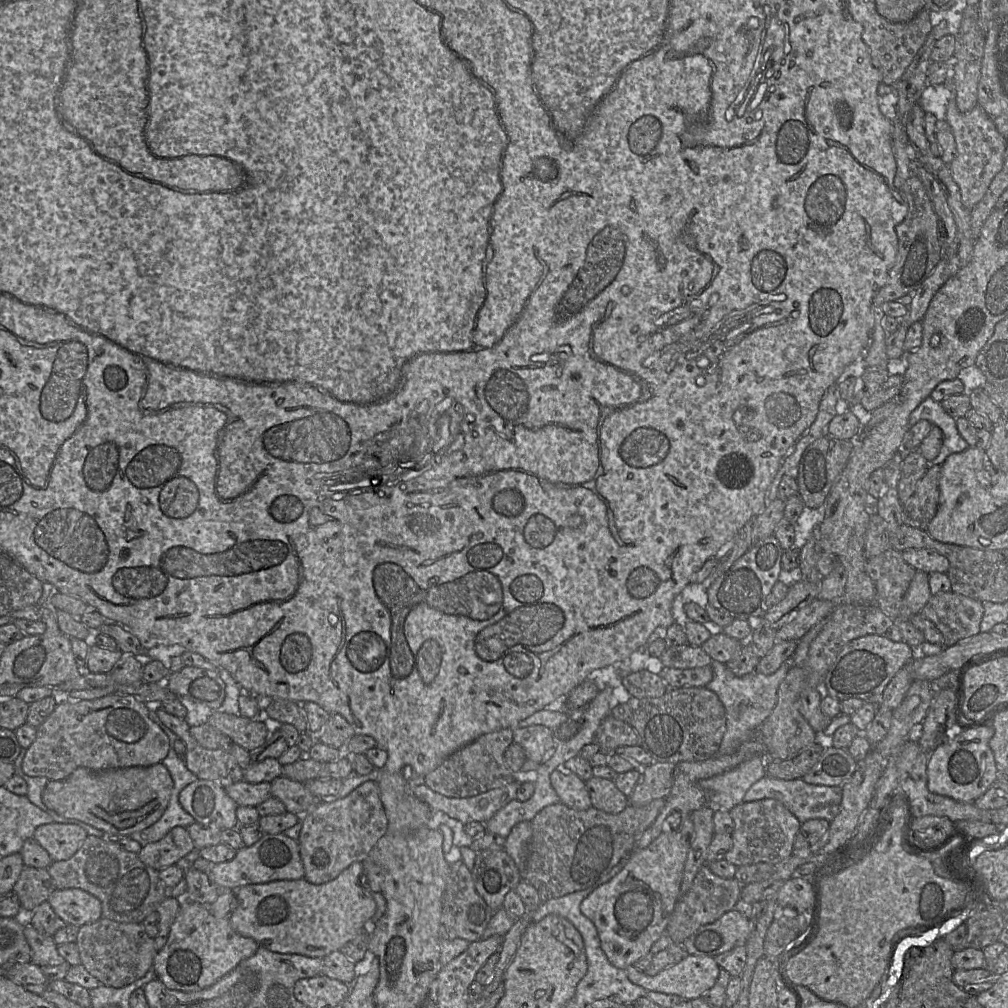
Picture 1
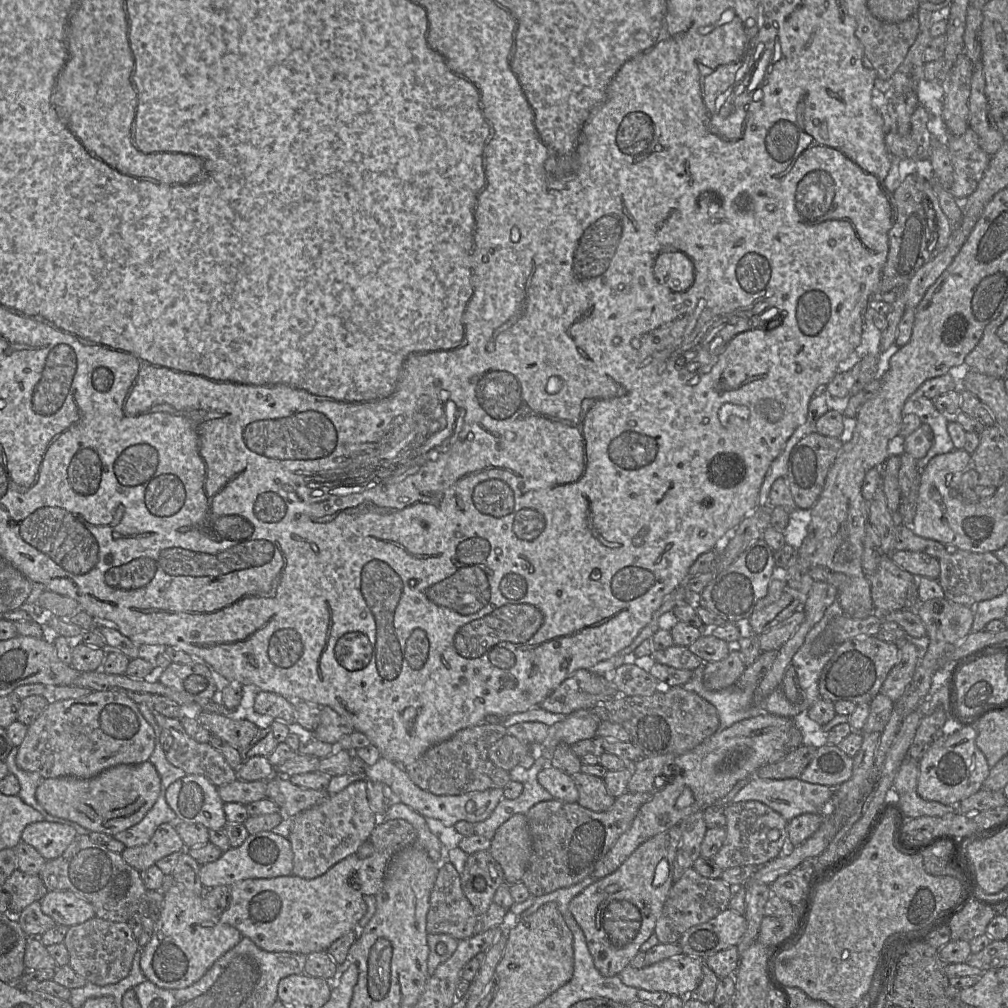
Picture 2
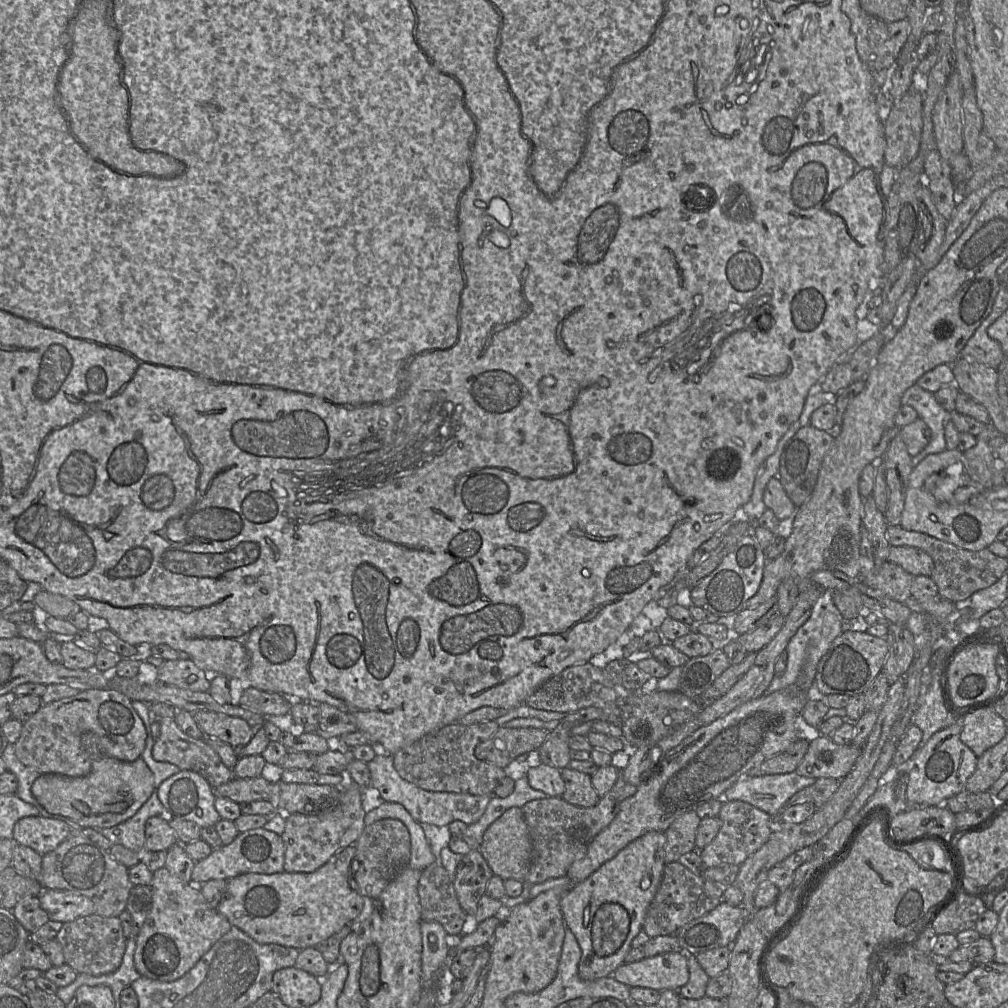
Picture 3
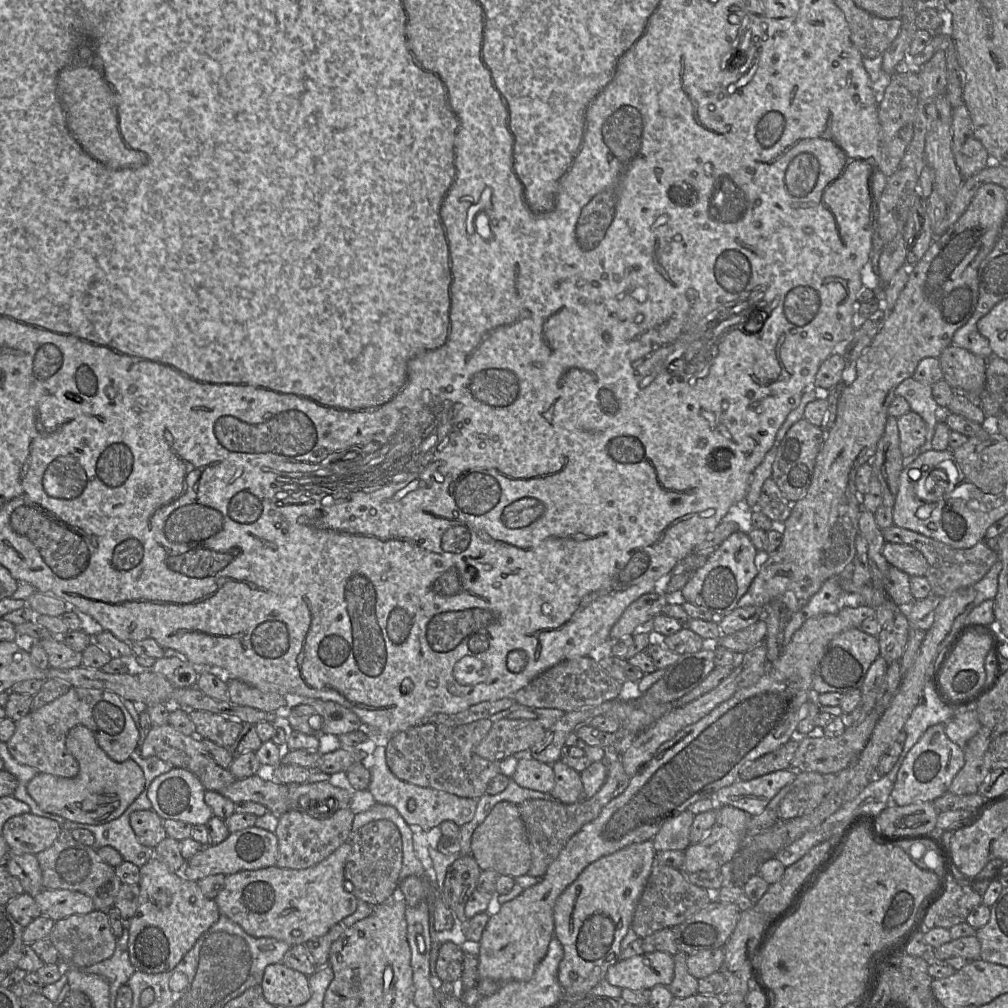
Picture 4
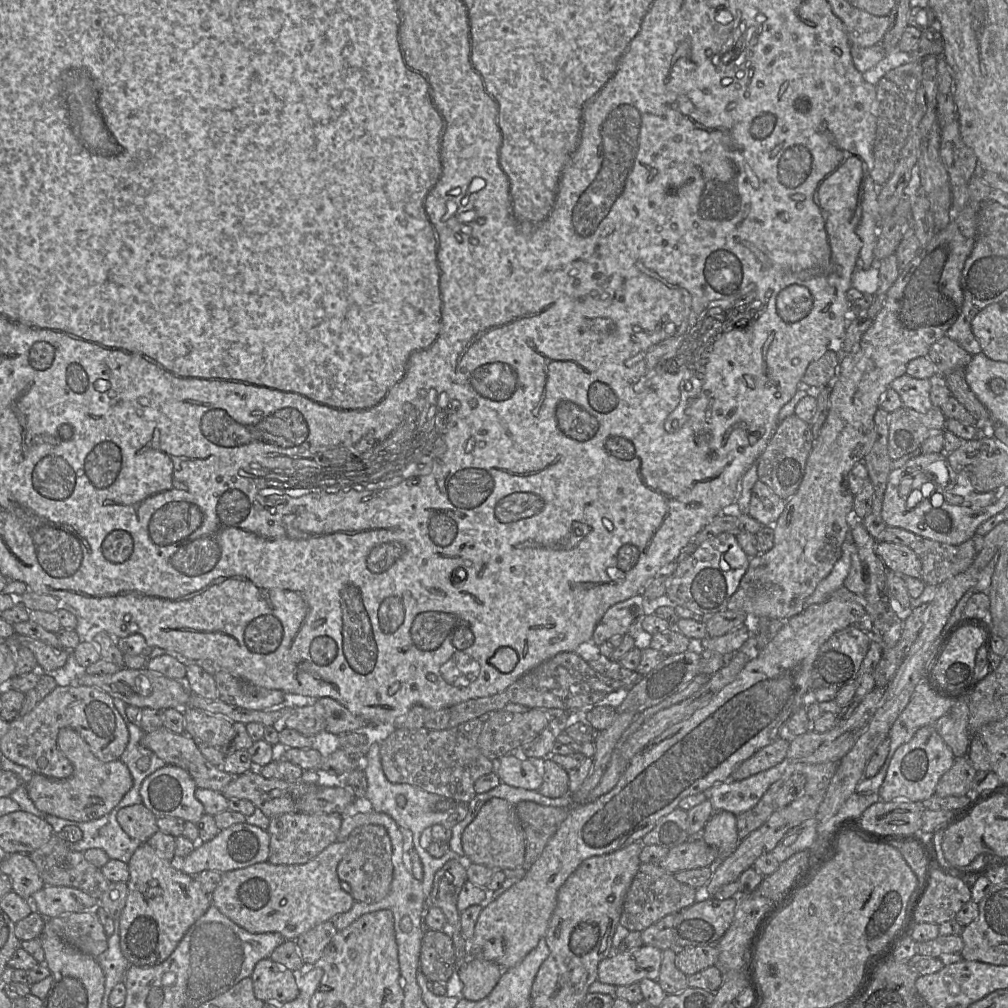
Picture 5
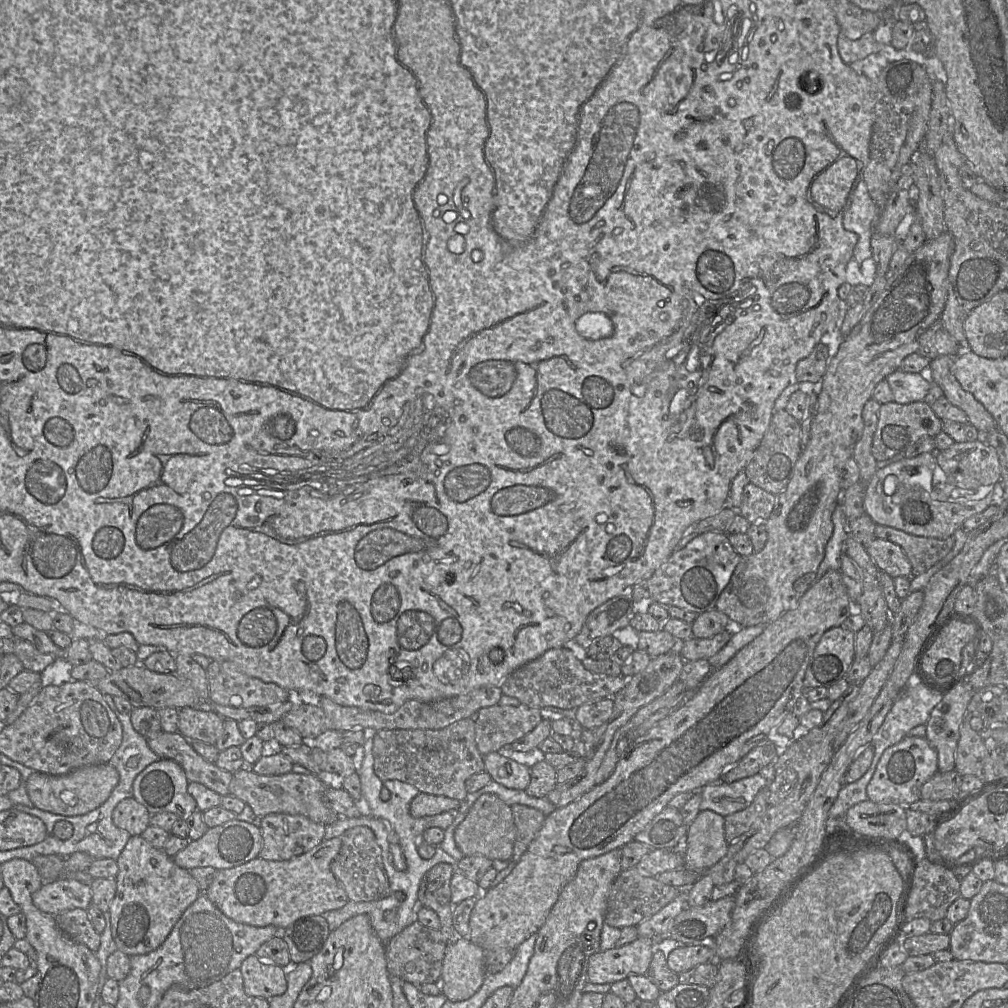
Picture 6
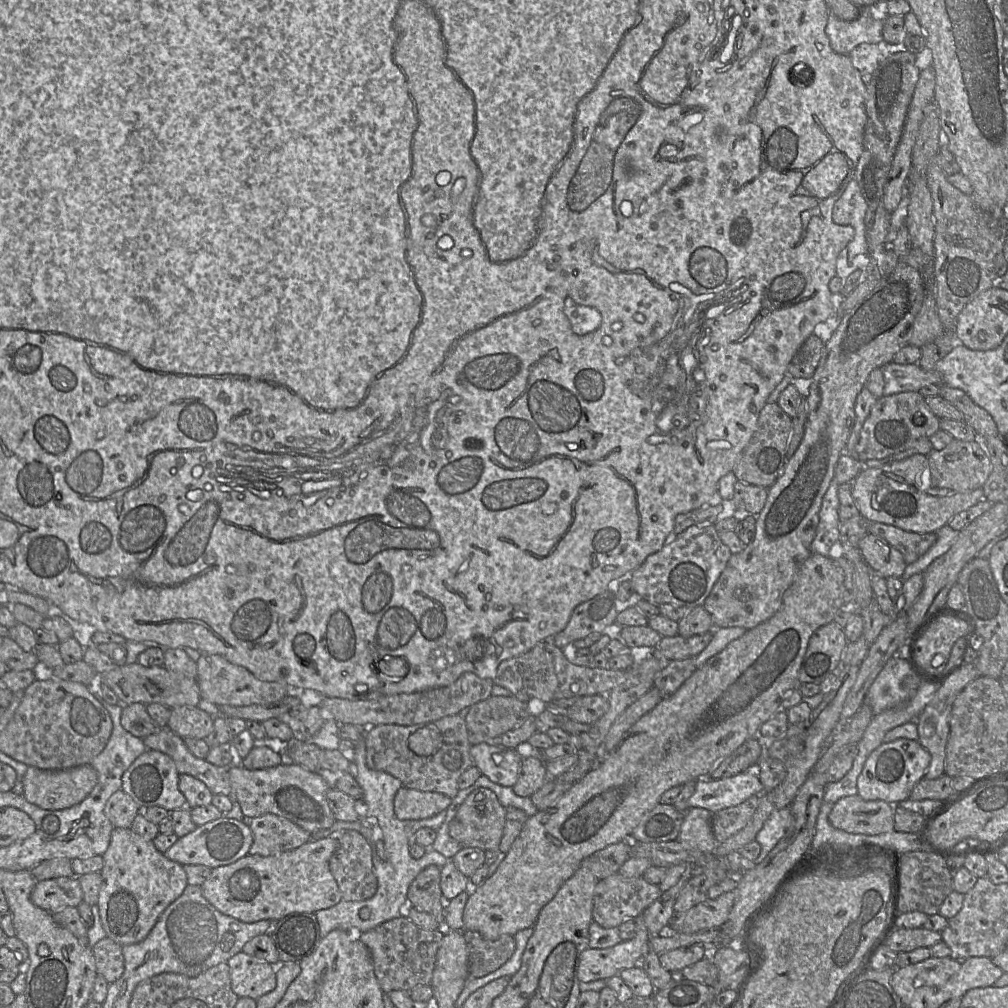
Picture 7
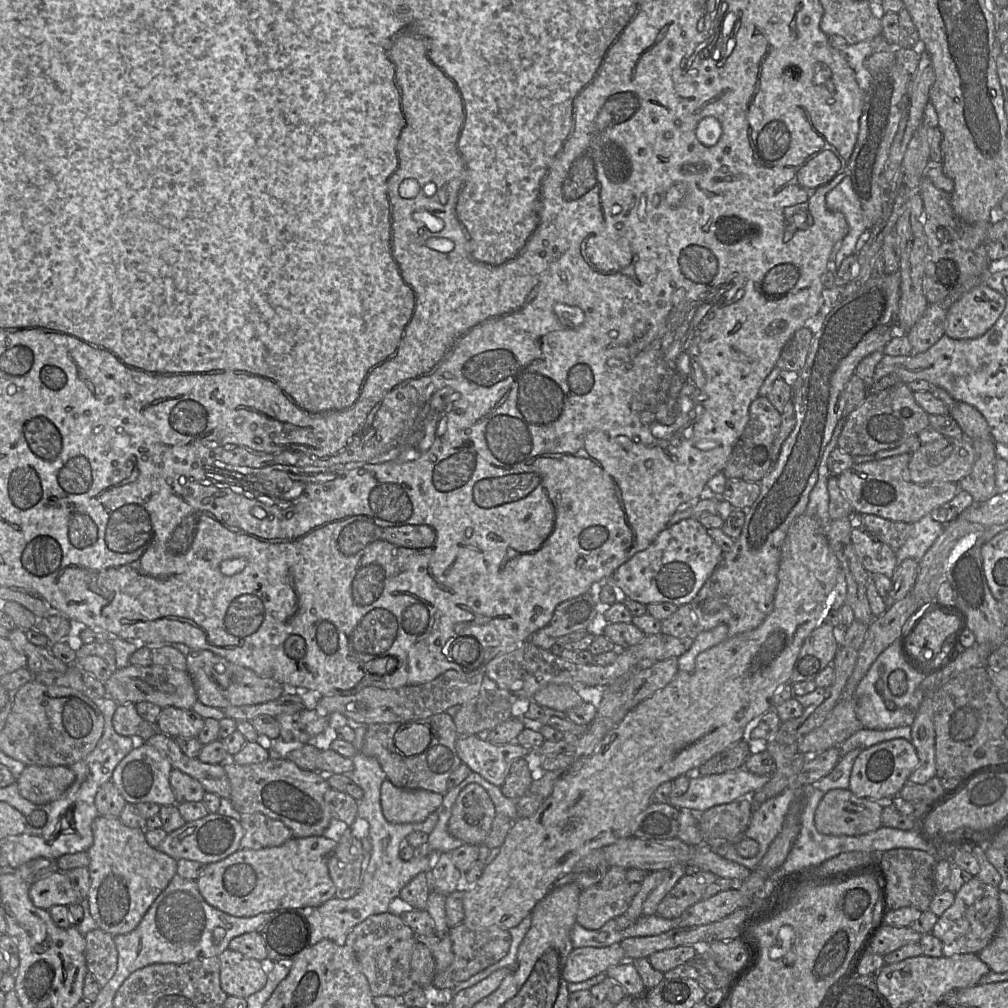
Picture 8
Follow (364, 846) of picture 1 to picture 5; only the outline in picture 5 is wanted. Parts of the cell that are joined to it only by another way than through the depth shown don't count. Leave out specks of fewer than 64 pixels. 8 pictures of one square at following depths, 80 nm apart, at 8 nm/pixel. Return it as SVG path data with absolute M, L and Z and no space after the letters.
M286 813L270 819L267 832L270 836L268 861L275 865L305 864L330 844L338 841L343 814Z

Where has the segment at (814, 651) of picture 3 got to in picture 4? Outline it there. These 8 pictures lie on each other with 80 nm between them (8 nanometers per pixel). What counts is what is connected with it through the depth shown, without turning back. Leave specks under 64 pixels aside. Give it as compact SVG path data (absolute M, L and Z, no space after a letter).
M850 565L840 575L825 580L818 592L809 599L803 608L791 615L792 619L784 630L783 647L790 642L794 632L801 627L805 620L827 614L836 614L844 607L865 606L859 595L841 589L840 580L850 579L852 573L853 565Z

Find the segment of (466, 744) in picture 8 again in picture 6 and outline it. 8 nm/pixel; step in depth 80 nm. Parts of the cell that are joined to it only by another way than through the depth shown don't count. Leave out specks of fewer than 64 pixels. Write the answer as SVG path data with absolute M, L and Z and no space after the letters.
M490 752L483 757L485 771L495 782L511 789L525 790L528 787L531 780L530 767L499 752Z

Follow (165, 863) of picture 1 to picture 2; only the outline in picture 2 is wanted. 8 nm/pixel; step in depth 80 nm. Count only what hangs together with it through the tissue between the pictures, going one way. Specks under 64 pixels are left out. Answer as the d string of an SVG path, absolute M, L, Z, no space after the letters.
M163 823L157 827L147 844L126 847L121 856L127 864L142 871L155 865L161 858L175 852L184 852L184 849L186 847L174 824Z

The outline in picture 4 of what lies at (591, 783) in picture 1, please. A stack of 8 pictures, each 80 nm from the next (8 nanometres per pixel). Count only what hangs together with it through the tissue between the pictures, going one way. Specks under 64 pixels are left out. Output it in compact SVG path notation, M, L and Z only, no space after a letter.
M561 761L553 763L552 767L555 775L555 785L550 792L552 797L565 804L573 804L585 798L580 772Z

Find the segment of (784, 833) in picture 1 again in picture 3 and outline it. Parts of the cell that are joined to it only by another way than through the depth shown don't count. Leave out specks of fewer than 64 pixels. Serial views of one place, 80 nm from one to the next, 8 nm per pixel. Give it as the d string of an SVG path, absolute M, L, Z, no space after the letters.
M744 801L725 802L717 818L721 825L717 836L705 848L698 850L707 868L725 864L741 865L768 841L774 831L774 819L768 813Z

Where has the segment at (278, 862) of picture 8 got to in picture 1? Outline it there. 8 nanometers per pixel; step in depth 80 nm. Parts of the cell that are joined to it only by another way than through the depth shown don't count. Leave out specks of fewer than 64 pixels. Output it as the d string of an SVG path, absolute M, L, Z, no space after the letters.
M354 862L334 880L324 884L314 884L306 879L278 880L260 884L249 884L234 889L238 906L229 916L229 922L239 934L255 940L259 946L283 954L299 954L312 958L324 958L340 951L355 937L366 932L366 923L376 912L377 904L373 894L361 886L360 877L364 865Z

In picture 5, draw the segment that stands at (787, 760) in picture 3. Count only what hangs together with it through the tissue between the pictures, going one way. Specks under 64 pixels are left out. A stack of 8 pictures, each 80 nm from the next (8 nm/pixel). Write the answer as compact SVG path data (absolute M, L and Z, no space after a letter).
M778 739L757 751L739 764L732 772L729 781L741 781L781 764L786 758L790 742Z

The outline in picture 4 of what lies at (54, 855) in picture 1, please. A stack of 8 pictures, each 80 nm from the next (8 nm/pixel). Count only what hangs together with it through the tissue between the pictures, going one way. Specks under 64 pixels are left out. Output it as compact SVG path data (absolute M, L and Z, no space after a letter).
M25 813L9 818L1 832L10 853L38 854L49 848L62 831L54 820Z

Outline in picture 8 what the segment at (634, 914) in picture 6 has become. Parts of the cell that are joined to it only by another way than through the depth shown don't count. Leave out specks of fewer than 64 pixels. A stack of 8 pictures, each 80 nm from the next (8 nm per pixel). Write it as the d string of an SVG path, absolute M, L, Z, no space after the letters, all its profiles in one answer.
M625 881L615 886L598 883L584 889L579 897L576 924L598 930L611 919L625 915L640 888L641 882Z

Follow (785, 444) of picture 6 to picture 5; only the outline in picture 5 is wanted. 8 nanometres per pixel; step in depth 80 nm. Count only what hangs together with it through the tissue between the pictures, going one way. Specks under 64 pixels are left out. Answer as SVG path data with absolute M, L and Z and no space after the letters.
M794 414L779 422L765 449L756 460L758 481L766 484L785 501L792 497L802 482L812 441L811 426Z

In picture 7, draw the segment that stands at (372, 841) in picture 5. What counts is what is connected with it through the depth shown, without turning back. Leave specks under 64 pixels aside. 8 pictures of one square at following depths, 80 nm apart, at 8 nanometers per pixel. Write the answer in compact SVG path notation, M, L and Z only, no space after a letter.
M356 830L341 832L338 842L337 849L329 859L329 868L341 891L342 899L370 899L378 888L370 842Z

